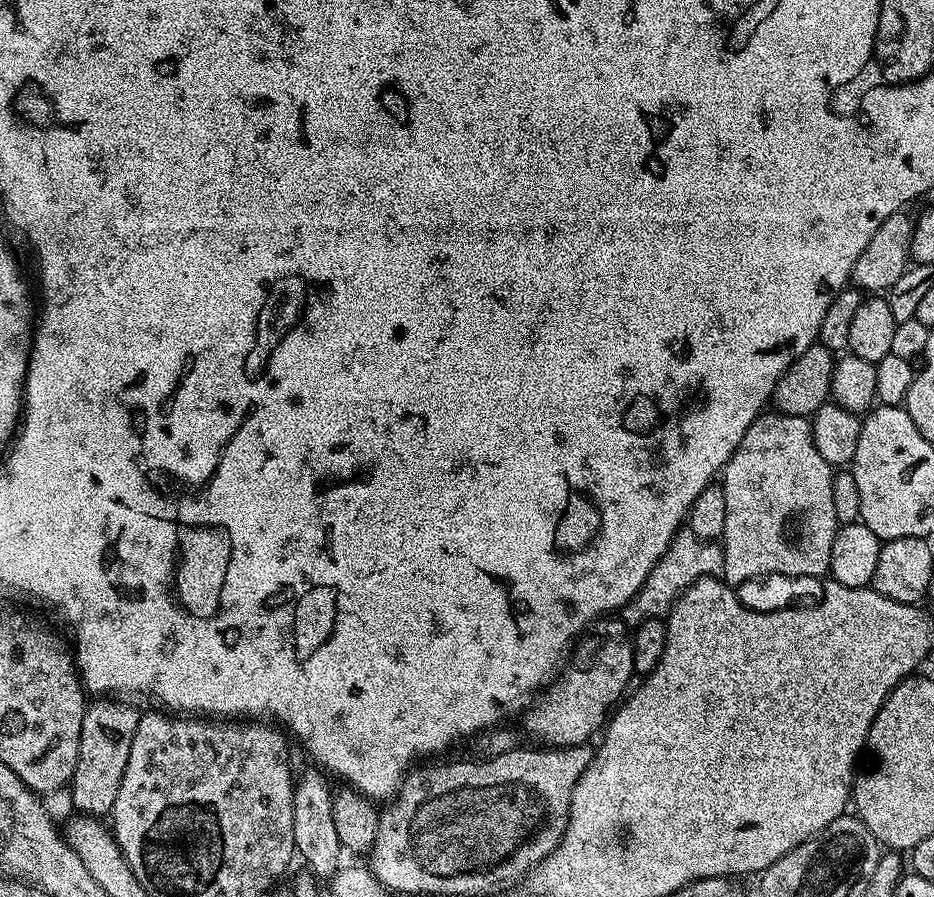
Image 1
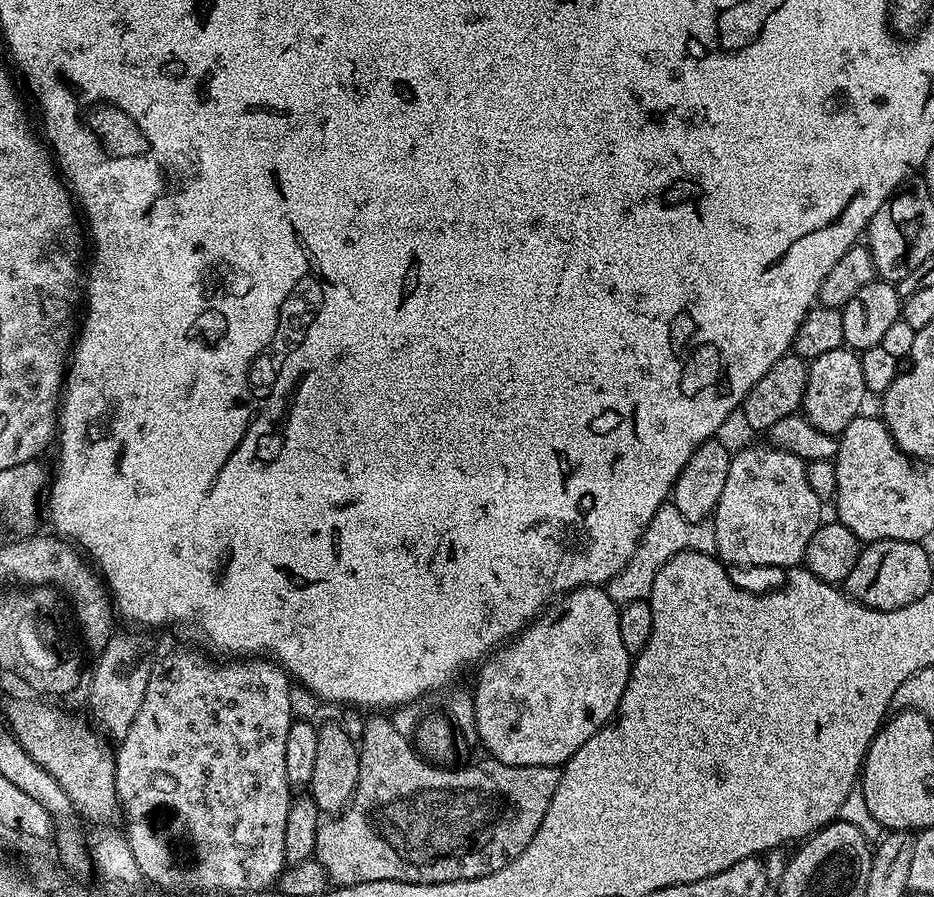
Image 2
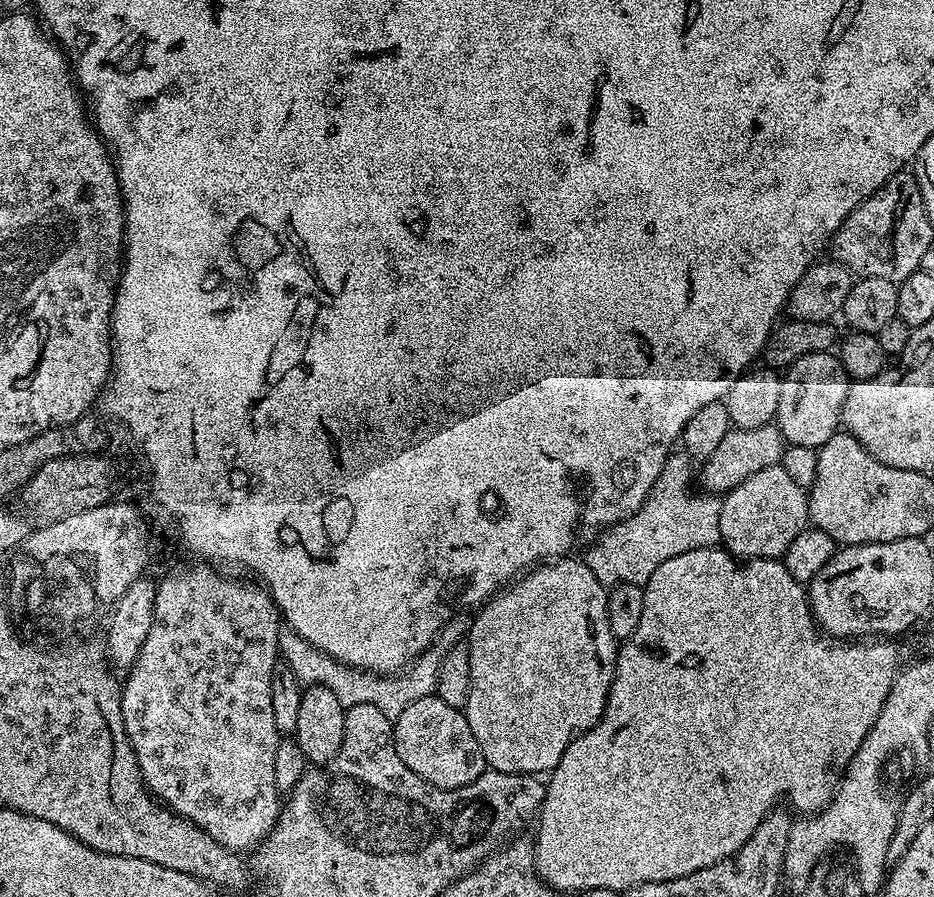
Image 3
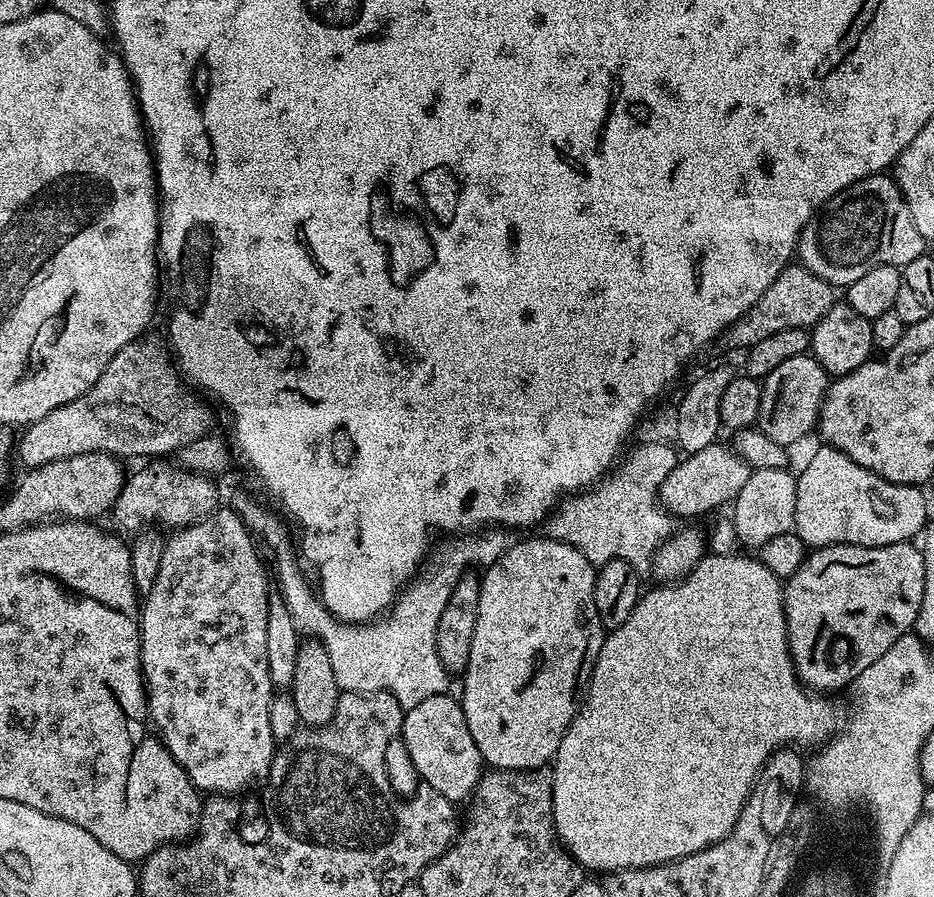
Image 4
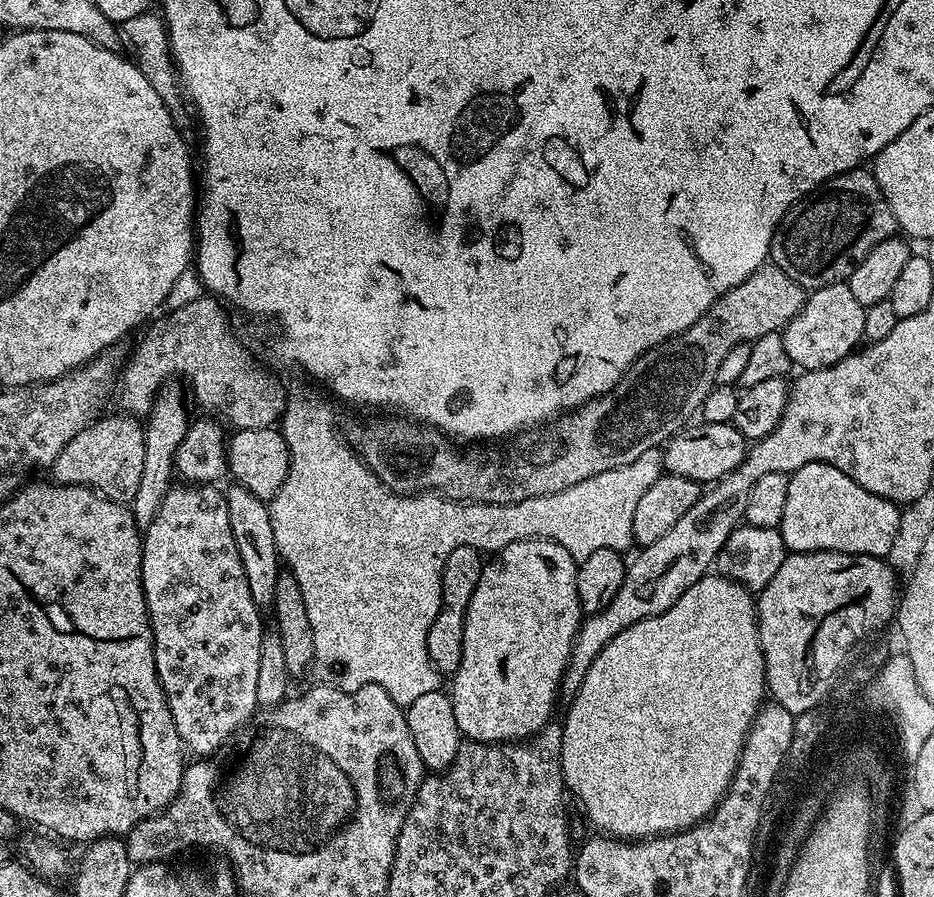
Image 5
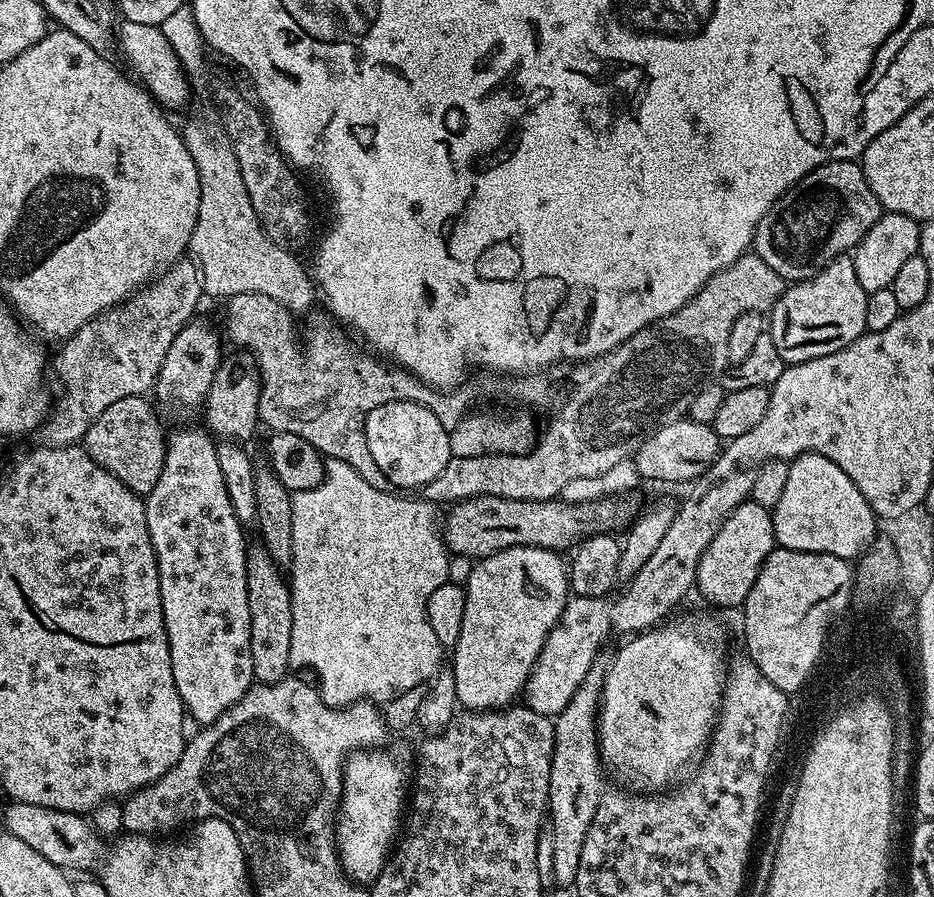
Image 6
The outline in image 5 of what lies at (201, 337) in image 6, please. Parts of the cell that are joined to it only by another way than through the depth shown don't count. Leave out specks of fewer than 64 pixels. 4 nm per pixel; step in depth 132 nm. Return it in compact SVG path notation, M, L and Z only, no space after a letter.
M170 386L163 387L154 399L152 409L147 415L144 424L143 476L138 486L138 492L137 494L134 494L134 498L132 499L132 503L130 505L132 509L132 516L136 519L136 525L138 525L138 527L142 530L148 528L150 526L150 522L154 522L154 518L160 509L162 498L165 497L168 489L172 486L170 478L171 476L174 476L176 450L185 438L185 434L188 432L189 423L188 417L186 418L184 400L180 396L179 390L176 388L170 388Z

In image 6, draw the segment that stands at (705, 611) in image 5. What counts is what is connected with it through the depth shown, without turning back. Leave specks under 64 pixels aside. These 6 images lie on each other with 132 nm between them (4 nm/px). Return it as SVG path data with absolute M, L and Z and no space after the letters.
M692 612L689 616L680 616L677 620L671 620L669 619L659 626L653 626L639 634L633 635L631 638L625 639L628 641L617 650L612 664L610 660L610 663L607 665L604 673L604 684L600 688L598 739L600 742L601 765L606 769L607 775L609 772L616 779L613 781L617 785L623 786L625 789L637 794L659 794L671 789L703 757L708 747L708 742L712 738L712 730L716 726L720 701L724 699L724 682L726 679L726 656L724 660L724 651L728 648L728 640L724 637L723 626L708 612Z

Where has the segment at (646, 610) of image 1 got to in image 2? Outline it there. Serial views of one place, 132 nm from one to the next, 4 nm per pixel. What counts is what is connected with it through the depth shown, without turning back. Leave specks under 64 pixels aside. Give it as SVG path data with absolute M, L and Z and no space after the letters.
M665 502L658 510L658 514L654 514L648 529L640 535L640 541L628 565L613 580L608 581L606 585L608 597L617 606L647 600L654 586L654 578L658 578L658 570L662 570L662 566L666 562L670 562L670 558L674 558L674 554L679 552L706 552L712 554L715 553L715 550L714 526L710 522L703 524L686 522L686 518L682 518L682 514L678 514L678 510L671 502Z

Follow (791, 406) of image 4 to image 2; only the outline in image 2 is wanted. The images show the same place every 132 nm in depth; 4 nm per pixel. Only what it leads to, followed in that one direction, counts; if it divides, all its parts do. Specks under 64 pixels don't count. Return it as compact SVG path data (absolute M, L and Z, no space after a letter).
M845 346L838 350L829 350L814 358L808 365L808 381L802 405L802 415L818 430L839 437L850 426L855 416L861 415L864 399L869 395L866 382L862 382L862 362L859 355Z

